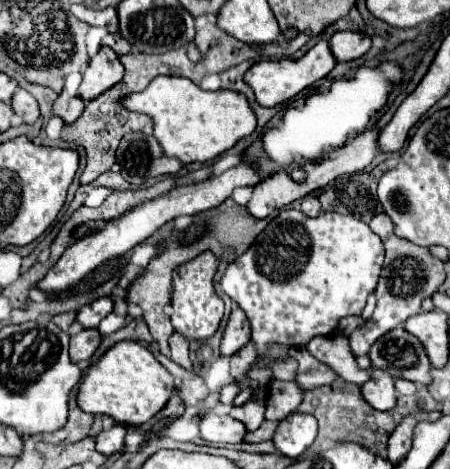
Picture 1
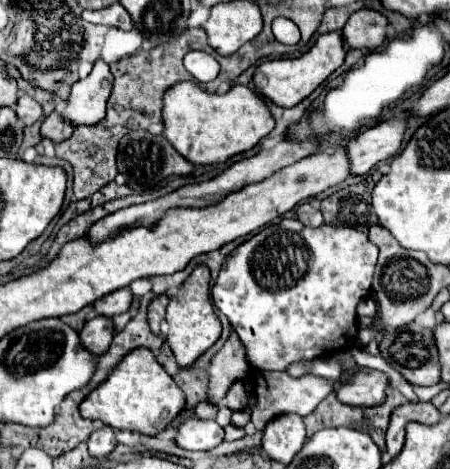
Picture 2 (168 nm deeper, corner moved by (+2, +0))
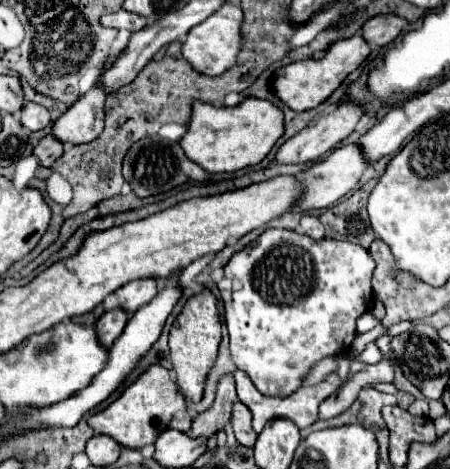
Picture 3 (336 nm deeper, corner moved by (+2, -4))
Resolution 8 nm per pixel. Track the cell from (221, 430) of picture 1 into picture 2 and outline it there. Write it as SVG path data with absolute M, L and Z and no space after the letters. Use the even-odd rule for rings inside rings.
M188 418L178 426L176 444L186 450L212 450L224 442L224 428L216 420Z

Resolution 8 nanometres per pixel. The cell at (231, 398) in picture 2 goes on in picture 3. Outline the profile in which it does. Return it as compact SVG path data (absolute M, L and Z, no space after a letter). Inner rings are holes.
M242 402L234 404L234 410L232 410L232 428L234 428L236 440L242 446L246 446L246 448L254 446L256 432L254 432L252 422L250 422L250 410L246 410L246 406Z

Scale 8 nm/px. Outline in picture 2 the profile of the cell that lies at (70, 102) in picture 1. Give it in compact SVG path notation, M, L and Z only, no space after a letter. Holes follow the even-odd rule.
M54 110L54 112L42 122L40 134L42 134L44 138L54 140L54 142L62 142L62 140L70 138L72 130L74 130L74 126L70 126L70 122L62 122L62 116Z

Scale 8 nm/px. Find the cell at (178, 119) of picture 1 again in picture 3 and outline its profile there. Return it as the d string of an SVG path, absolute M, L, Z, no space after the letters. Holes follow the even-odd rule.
M250 96L234 108L216 108L212 104L196 102L192 108L188 132L180 140L180 146L192 162L200 164L210 174L238 172L242 168L260 164L270 154L282 134L284 112L268 100Z

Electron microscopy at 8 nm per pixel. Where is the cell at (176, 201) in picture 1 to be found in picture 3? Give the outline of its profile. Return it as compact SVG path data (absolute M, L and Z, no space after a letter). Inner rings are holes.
M340 104L336 110L322 114L312 126L304 128L294 138L290 138L282 144L282 148L276 154L276 164L306 164L306 162L318 160L320 156L324 156L326 152L336 148L342 140L346 140L356 130L356 126L364 114L366 114L366 108L362 104Z

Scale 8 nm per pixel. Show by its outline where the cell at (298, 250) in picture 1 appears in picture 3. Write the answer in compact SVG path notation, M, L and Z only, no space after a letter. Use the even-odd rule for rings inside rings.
M266 230L264 234L258 236L258 240L250 246L246 246L244 250L240 250L238 254L234 254L230 258L230 262L224 268L224 278L218 282L222 300L224 300L224 314L226 314L226 324L228 324L228 332L230 332L230 354L232 360L236 364L238 370L246 372L250 376L250 380L254 382L254 386L258 388L260 394L266 396L290 396L294 394L294 390L298 390L306 378L306 374L326 356L346 356L352 340L356 338L356 320L358 316L362 316L366 310L370 310L372 302L374 302L374 294L372 294L372 286L370 286L370 278L374 272L376 264L370 258L370 252L364 250L362 246L356 246L348 240L312 240L308 236L296 234L292 230Z

